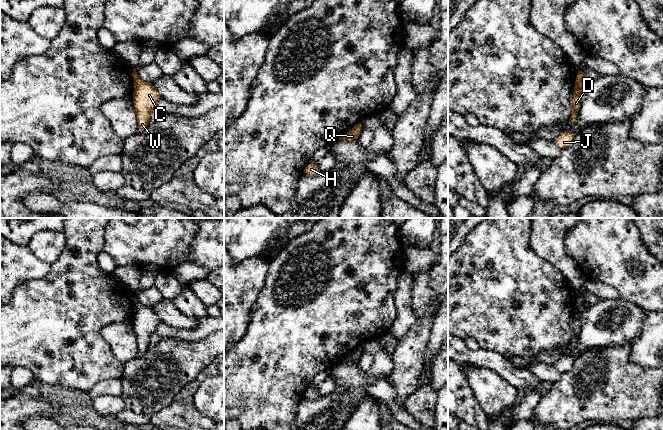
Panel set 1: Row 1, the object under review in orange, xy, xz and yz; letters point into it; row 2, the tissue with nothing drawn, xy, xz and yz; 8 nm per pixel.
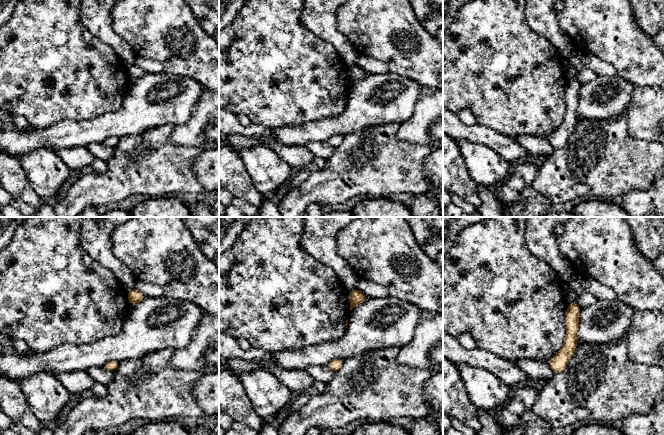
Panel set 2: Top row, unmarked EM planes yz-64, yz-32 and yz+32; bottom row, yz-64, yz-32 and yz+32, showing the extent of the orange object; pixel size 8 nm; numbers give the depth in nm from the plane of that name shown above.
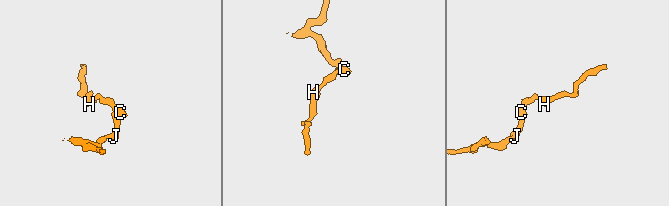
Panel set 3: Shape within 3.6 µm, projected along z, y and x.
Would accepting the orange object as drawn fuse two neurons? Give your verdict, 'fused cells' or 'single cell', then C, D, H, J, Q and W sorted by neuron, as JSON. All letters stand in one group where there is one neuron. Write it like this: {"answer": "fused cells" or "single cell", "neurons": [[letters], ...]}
{"answer": "single cell", "neurons": [["C", "D", "H", "J", "Q", "W"]]}

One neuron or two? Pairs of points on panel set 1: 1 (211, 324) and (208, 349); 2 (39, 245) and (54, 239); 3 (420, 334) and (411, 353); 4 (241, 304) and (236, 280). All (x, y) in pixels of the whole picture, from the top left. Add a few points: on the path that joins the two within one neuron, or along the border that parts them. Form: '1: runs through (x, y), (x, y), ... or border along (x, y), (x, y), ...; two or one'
1: border along (213, 331), (203, 338), (188, 342); two
2: runs through (43, 245), (50, 243); one
3: runs through (416, 339), (411, 348); one
4: runs through (236, 298), (236, 286); one

